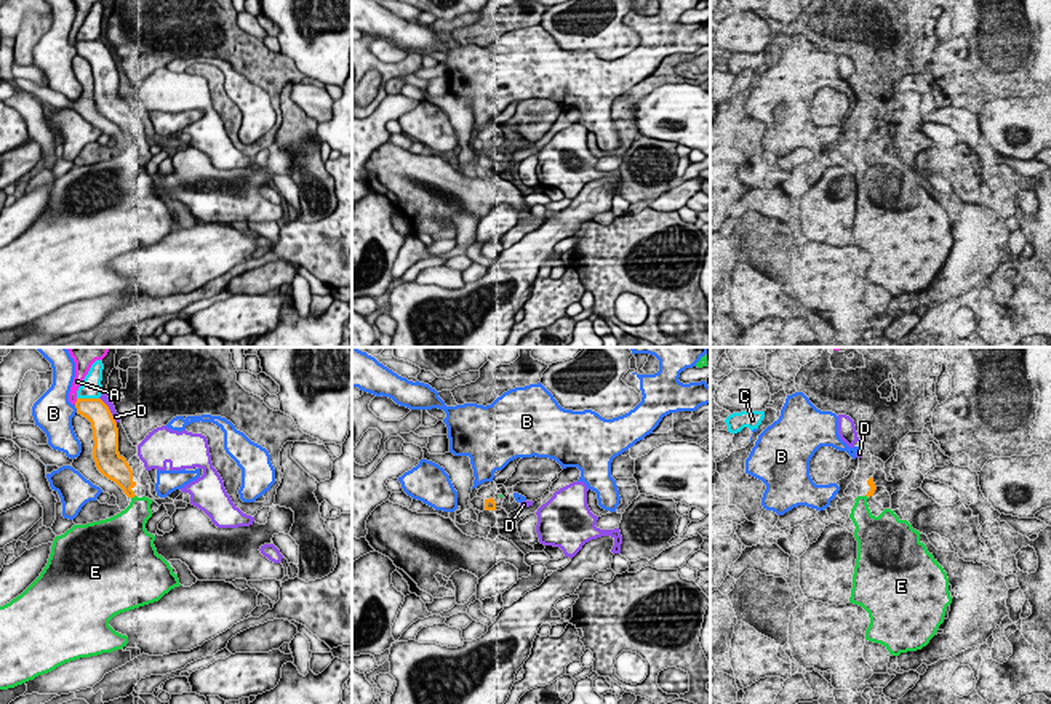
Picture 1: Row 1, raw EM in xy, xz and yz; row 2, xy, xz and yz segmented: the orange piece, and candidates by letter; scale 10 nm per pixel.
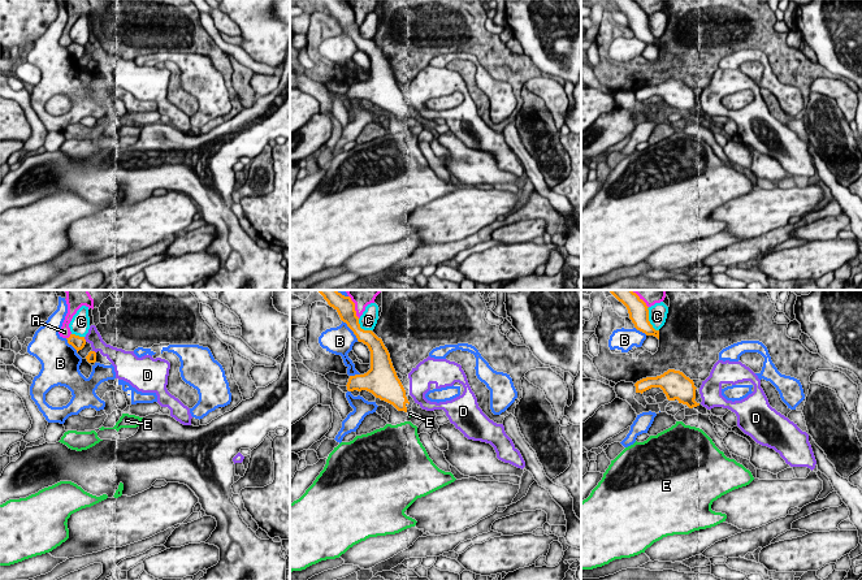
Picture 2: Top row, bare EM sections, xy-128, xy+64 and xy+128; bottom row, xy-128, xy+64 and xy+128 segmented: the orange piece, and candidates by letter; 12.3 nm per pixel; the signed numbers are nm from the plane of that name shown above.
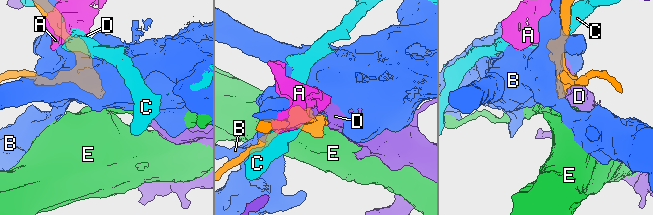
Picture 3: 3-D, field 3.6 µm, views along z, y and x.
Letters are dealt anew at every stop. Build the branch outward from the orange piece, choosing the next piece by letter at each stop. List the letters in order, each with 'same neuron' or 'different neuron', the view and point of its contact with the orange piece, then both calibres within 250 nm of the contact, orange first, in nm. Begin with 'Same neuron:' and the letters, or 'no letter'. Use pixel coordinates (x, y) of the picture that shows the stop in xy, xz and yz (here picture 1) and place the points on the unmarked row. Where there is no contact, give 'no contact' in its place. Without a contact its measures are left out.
Same neuron: E
A: different neuron; meets orange in xy at (75, 44); 240 nm thick on the orange side, 100 nm on the other
B: different neuron; meets orange in xy at (75, 48); 240 nm thick on the orange side, 400 nm on the other
C: different neuron; meets orange in xy at (88, 40); 240 nm thick on the orange side, 200 nm on the other
D: different neuron; meets orange in xy at (109, 52); 260 nm thick on the orange side, 70 nm on the other
E: same neuron; meets orange in xy at (133, 138); 200 nm thick on the orange side, 280 nm on the other

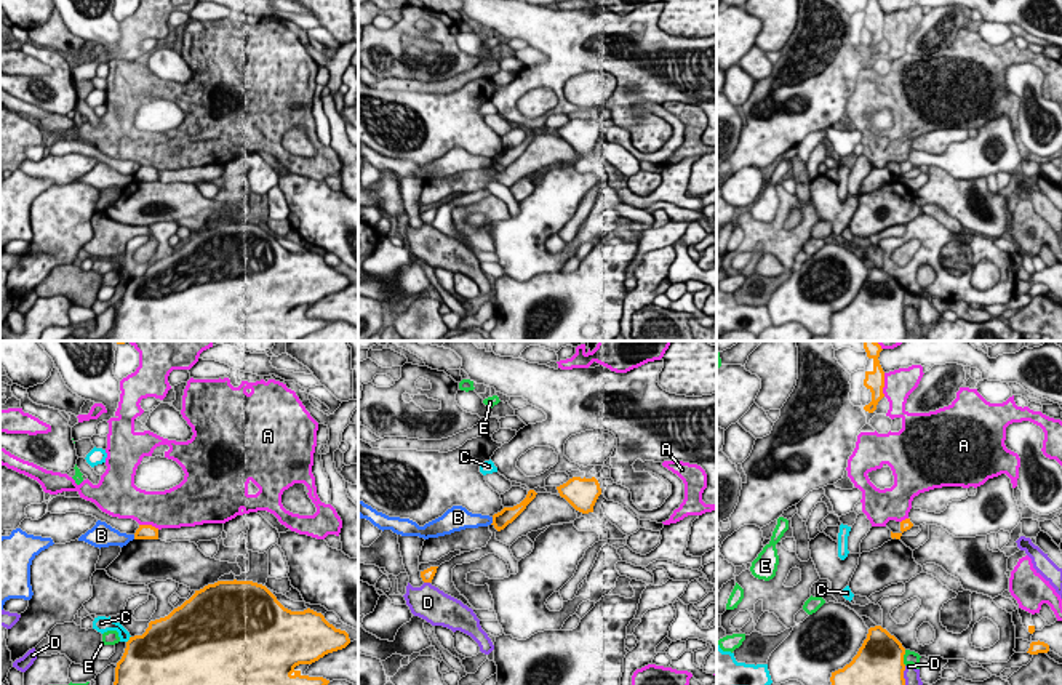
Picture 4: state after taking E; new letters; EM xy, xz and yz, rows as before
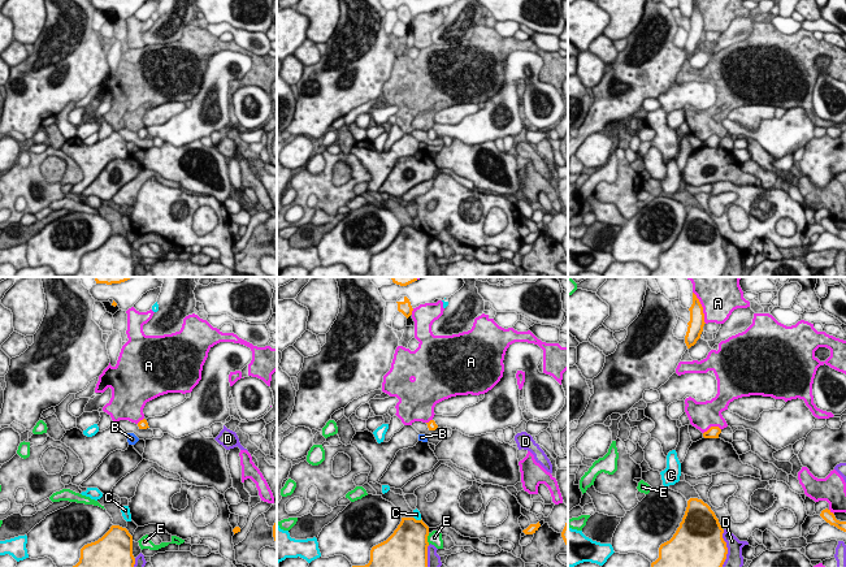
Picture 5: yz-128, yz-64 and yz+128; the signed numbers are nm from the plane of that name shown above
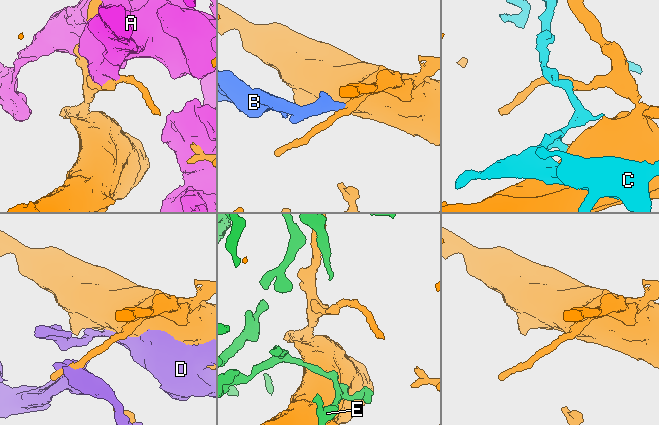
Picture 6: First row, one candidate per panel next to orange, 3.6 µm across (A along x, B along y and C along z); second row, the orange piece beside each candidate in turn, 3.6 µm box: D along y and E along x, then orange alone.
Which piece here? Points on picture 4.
Same neuron: no letter
A: different neuron; meets orange in yz at (883, 26); 190 nm thick on the orange side, 300 nm on the other
B: different neuron; meets orange in xz at (493, 162); 160 nm thick on the orange side, 160 nm on the other
C: different neuron; meets orange in xy at (130, 280); 460 nm thick on the orange side, 120 nm on the other
D: different neuron; meets orange in yz at (904, 324); 500 nm thick on the orange side, 160 nm on the other
E: different neuron; meets orange in yz at (902, 300); 500 nm thick on the orange side, 130 nm on the other

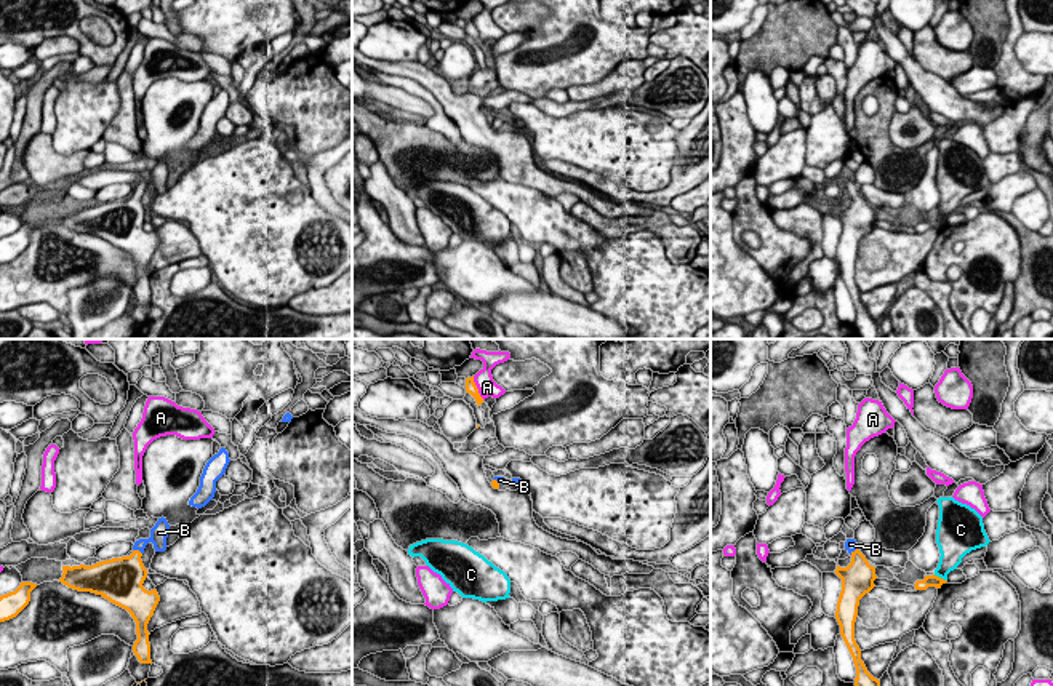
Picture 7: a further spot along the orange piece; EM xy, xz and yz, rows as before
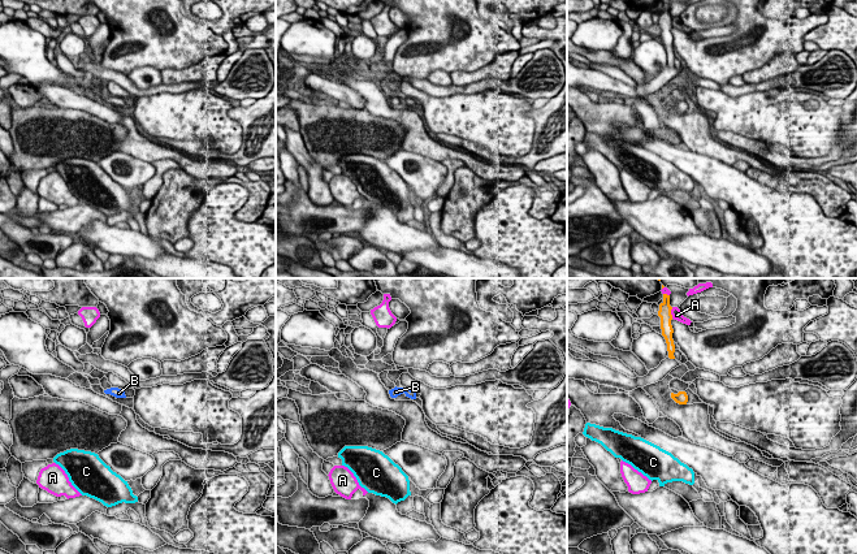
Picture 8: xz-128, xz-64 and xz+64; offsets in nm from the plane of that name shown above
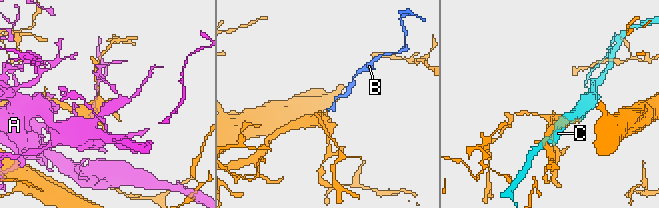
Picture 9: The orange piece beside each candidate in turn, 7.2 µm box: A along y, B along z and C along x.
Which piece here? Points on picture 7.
Same neuron: B
A: different neuron; meets orange in xz at (476, 29); 120 nm thick on the orange side, 190 nm on the other
B: same neuron; meets orange in xy at (138, 192); 340 nm thick on the orange side, 160 nm on the other
C: different neuron; meets orange in yz at (940, 219); 130 nm thick on the orange side, 220 nm on the other

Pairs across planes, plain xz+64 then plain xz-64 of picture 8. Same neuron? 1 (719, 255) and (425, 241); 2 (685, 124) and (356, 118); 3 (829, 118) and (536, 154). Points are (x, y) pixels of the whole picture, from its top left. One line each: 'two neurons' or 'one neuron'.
1: two neurons
2: two neurons
3: two neurons

